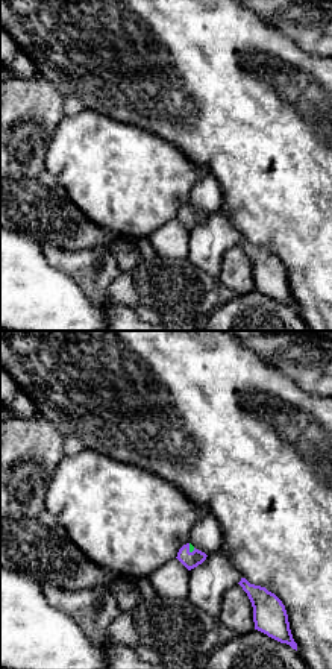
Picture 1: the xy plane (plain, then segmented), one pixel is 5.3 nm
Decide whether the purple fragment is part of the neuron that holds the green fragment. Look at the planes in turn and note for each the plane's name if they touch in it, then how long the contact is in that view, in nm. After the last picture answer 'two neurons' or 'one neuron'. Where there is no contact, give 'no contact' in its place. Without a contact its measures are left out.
contact in xy; length 60 nm

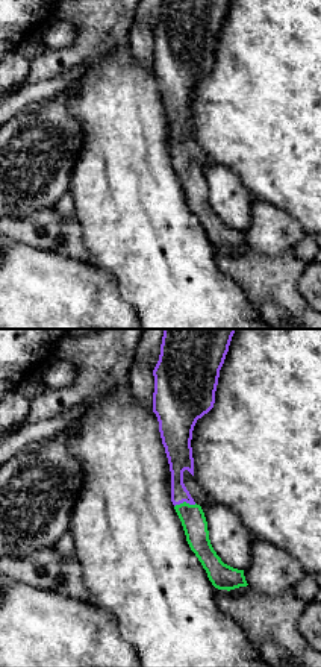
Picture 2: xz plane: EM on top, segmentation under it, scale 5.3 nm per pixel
contact in xz; length 120 nm

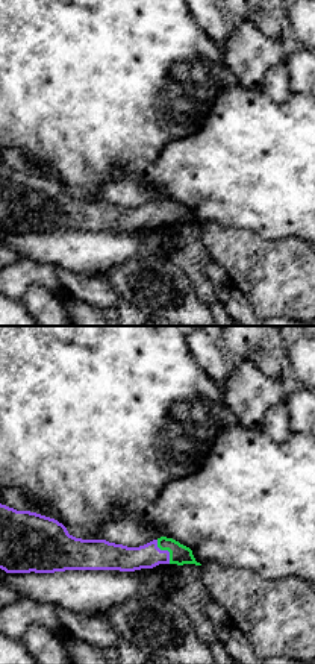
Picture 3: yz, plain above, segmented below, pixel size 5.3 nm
contact in yz; length 150 nm

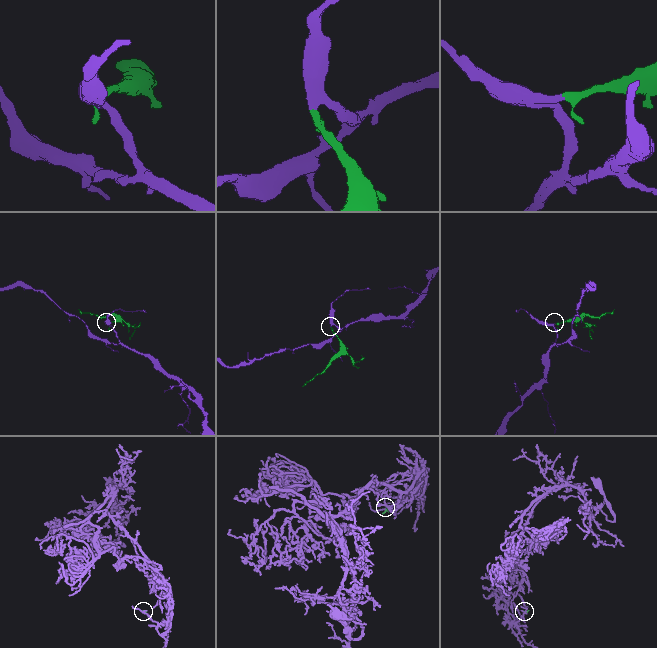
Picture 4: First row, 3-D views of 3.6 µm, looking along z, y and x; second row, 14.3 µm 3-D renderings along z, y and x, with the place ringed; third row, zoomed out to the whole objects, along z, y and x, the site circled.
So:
one neuron

